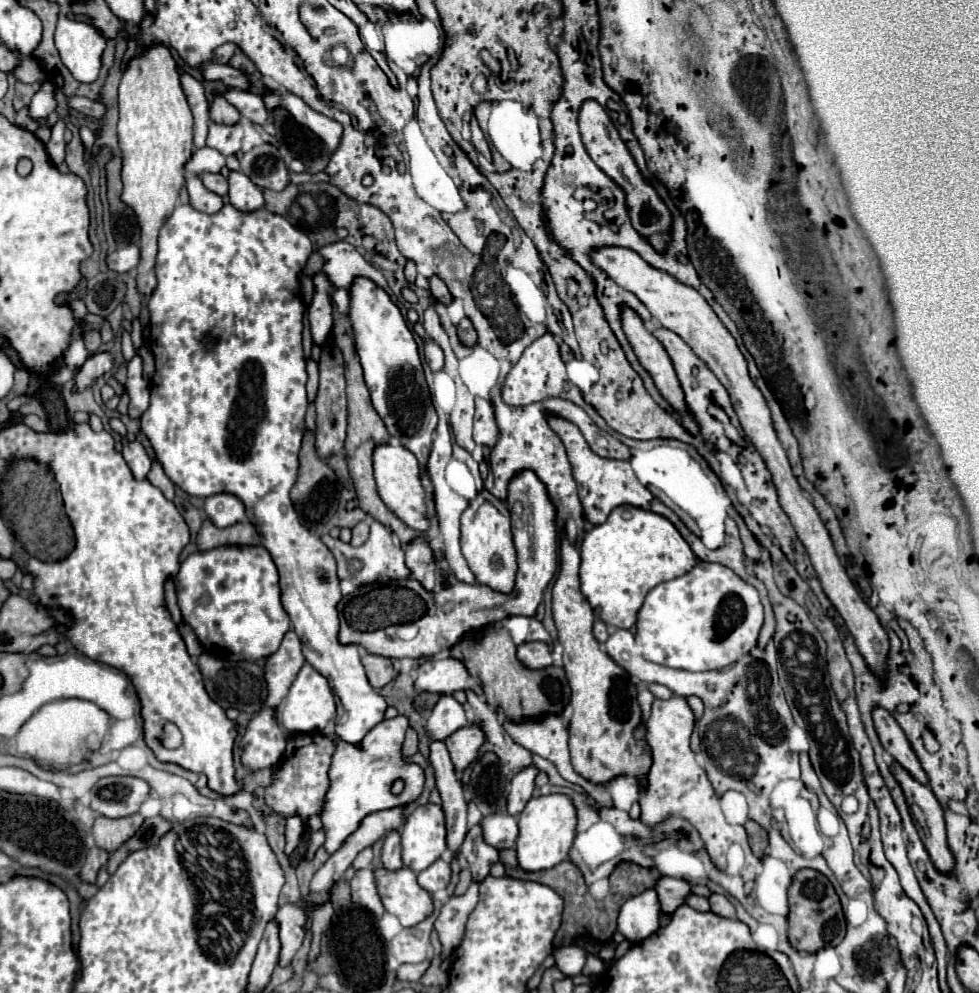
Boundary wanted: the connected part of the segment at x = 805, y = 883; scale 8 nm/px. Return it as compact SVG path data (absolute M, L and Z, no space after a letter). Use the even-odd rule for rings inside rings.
M799 870L789 886L789 944L799 952L837 946L845 938L845 916L831 882L815 870Z

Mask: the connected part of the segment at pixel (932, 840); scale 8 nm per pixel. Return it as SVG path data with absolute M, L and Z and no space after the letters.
M893 762L891 764L891 770L893 770L893 776L897 778L903 794L905 794L905 800L907 800L907 806L909 806L909 812L911 812L911 818L919 830L919 838L923 840L927 852L931 854L931 860L935 864L935 868L939 872L951 872L953 870L953 856L949 852L949 846L947 846L947 836L945 836L945 820L943 820L943 808L939 806L935 794L929 790L927 784L921 784L917 782L899 762Z

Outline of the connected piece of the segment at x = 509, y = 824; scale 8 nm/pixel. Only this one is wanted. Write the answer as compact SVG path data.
M489 814L481 820L483 838L493 848L513 848L517 840L517 820L509 814Z

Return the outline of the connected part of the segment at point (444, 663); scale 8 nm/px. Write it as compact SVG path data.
M427 660L417 670L415 690L435 692L435 694L453 694L455 690L465 690L469 678L467 668L455 660Z

